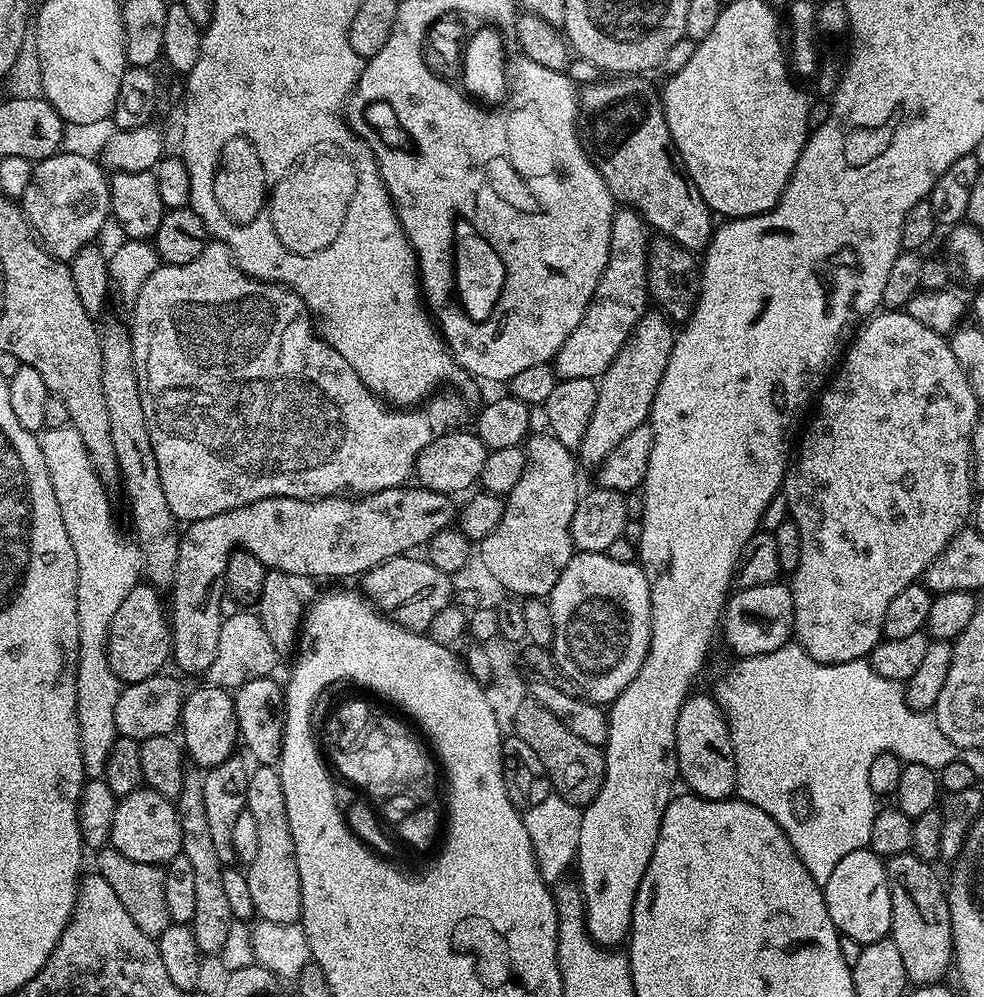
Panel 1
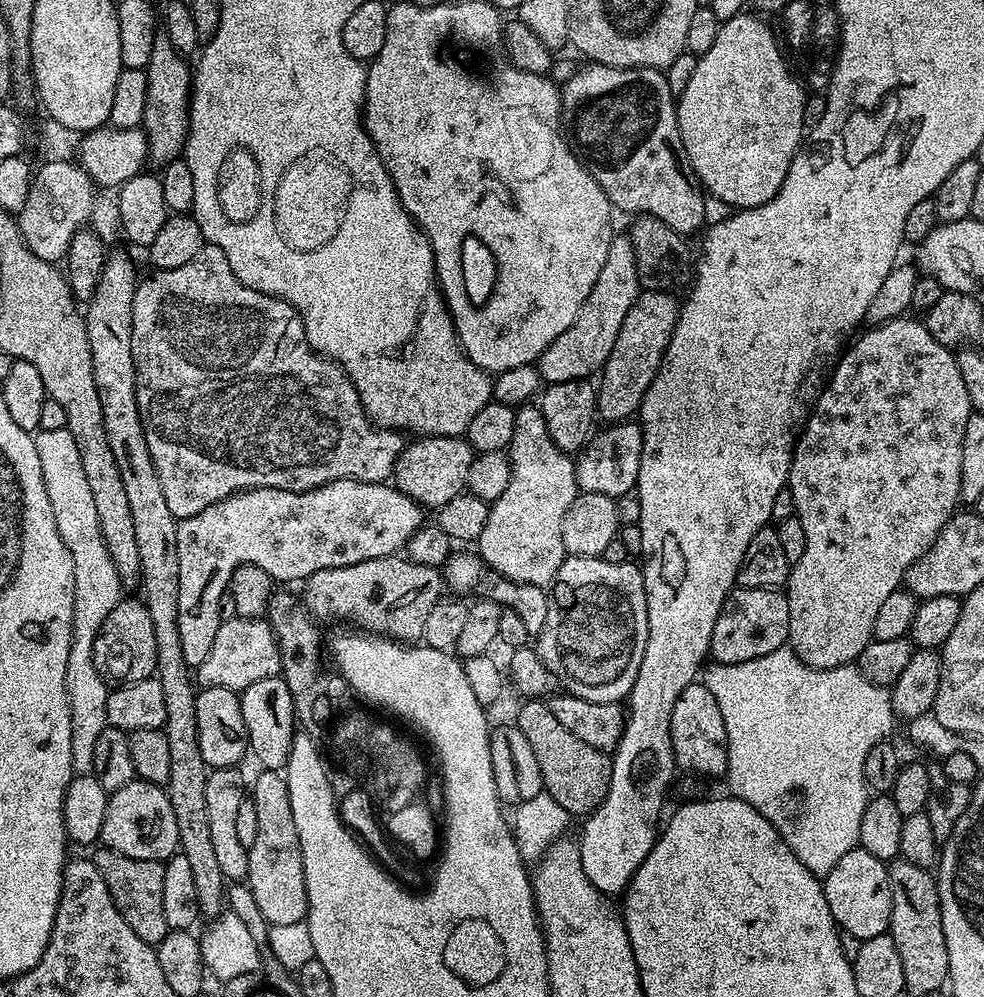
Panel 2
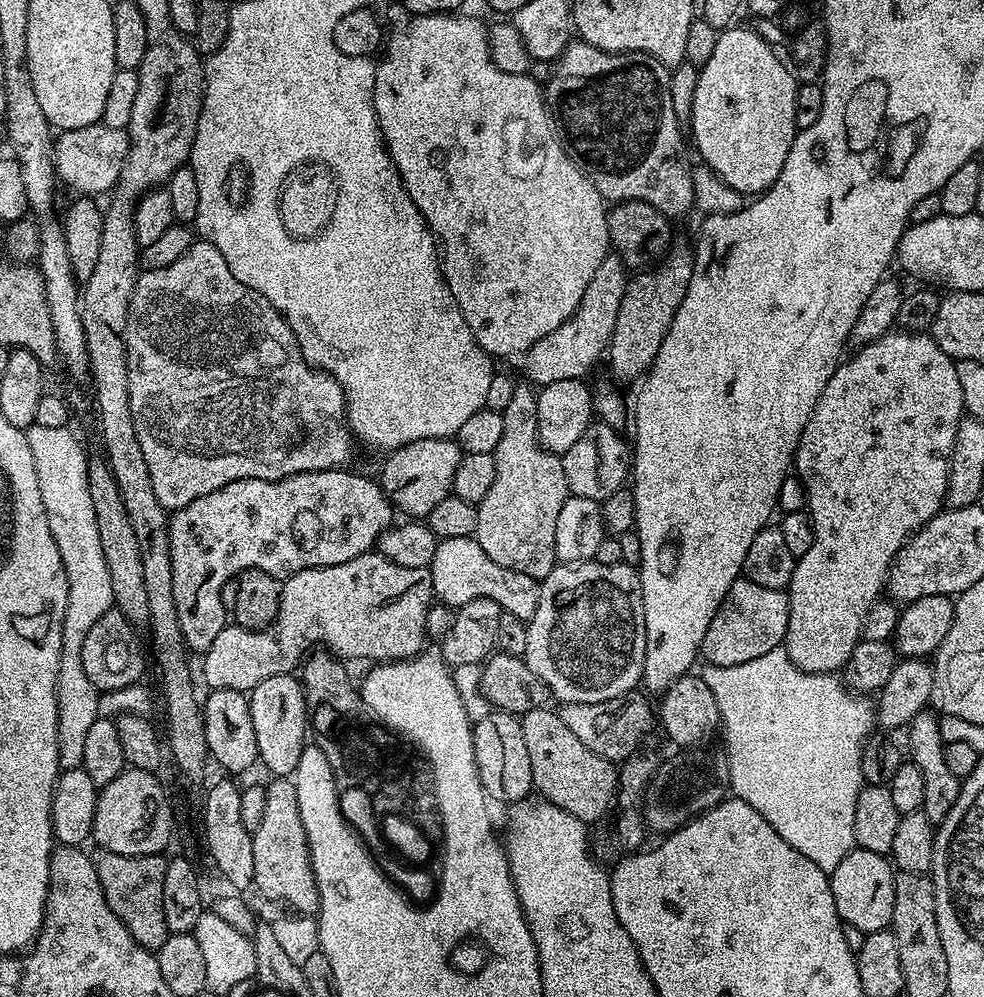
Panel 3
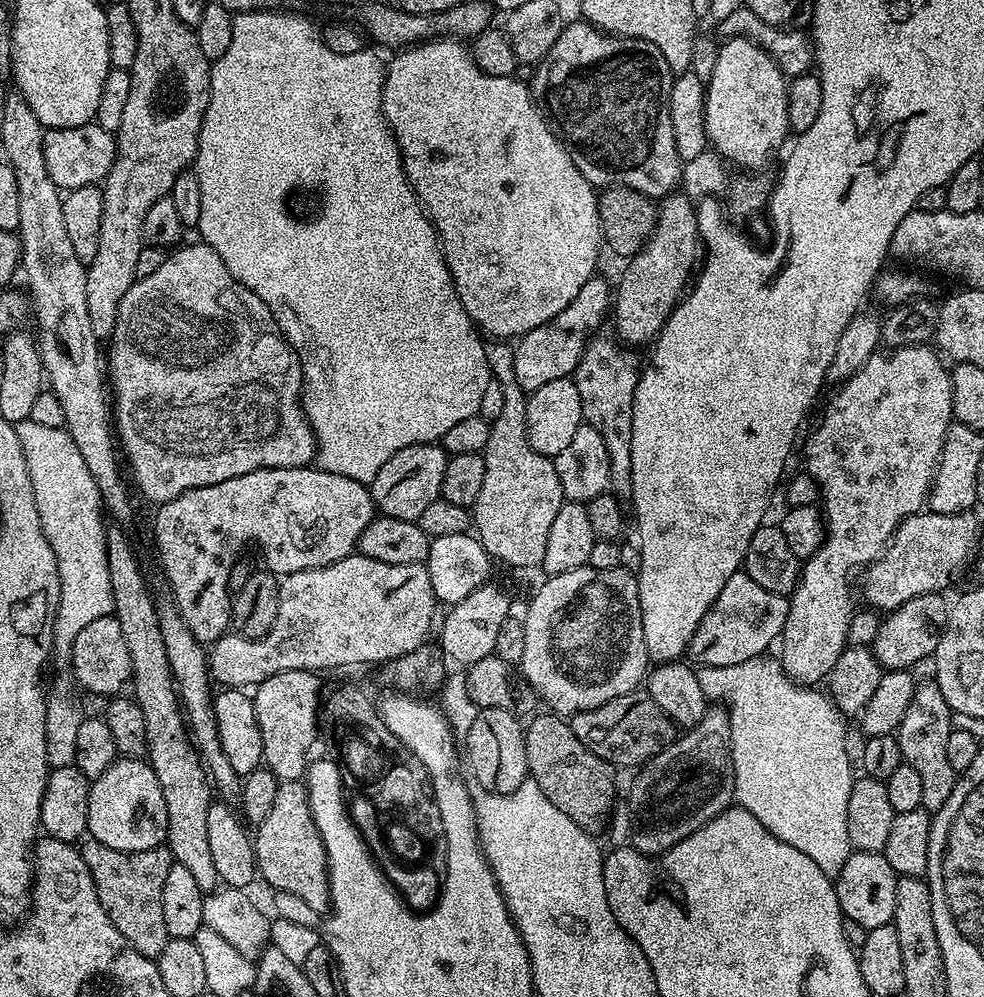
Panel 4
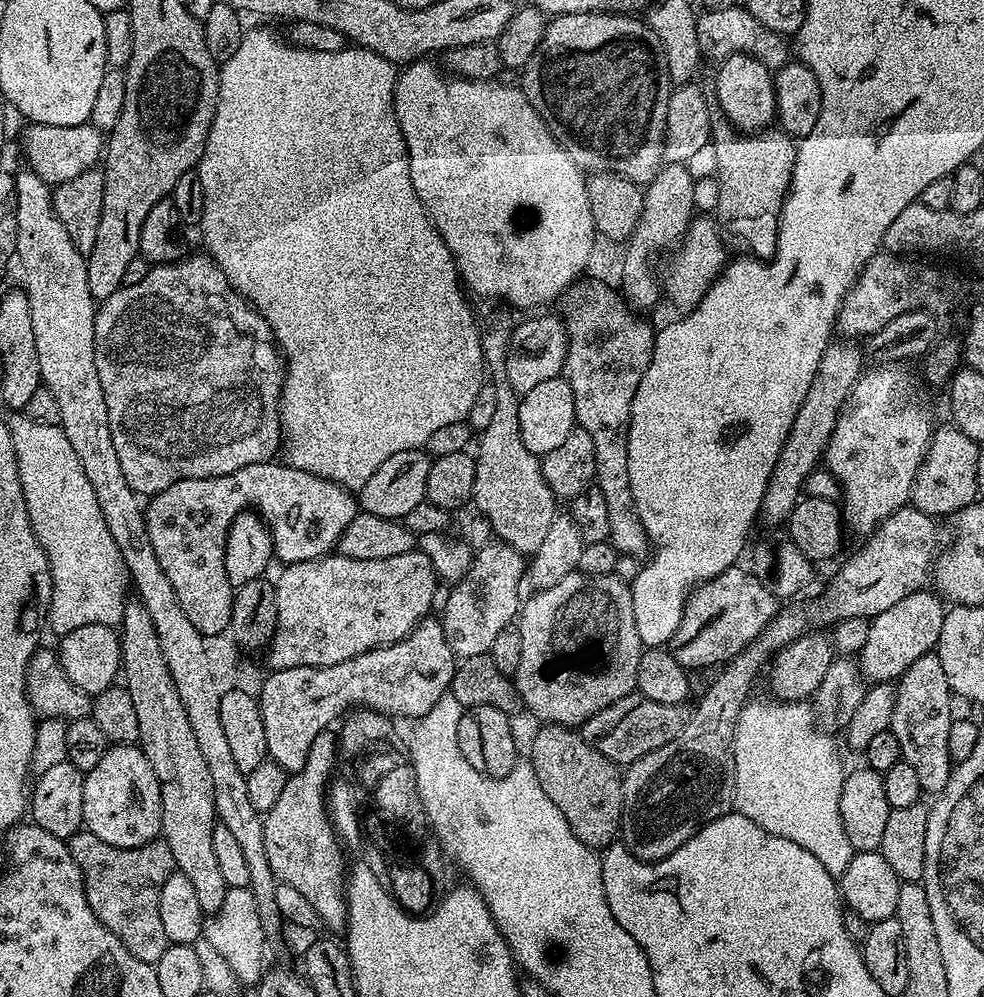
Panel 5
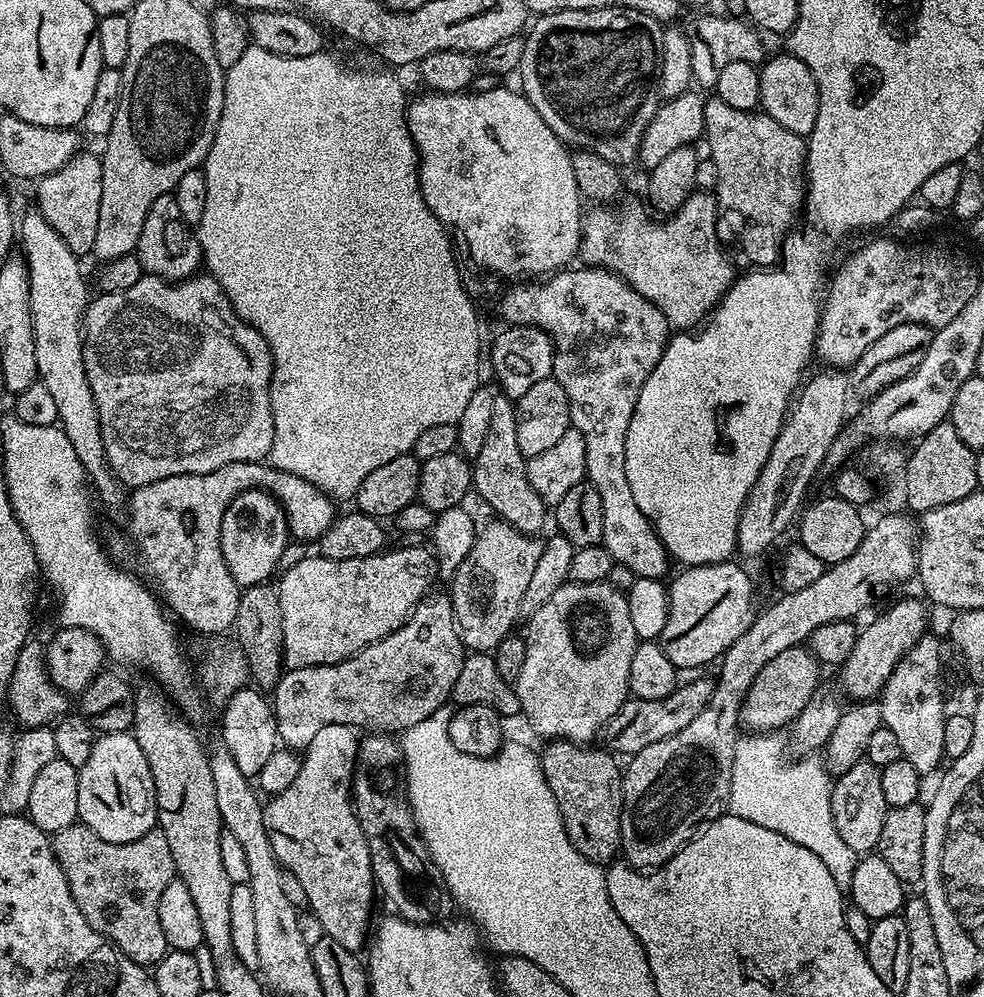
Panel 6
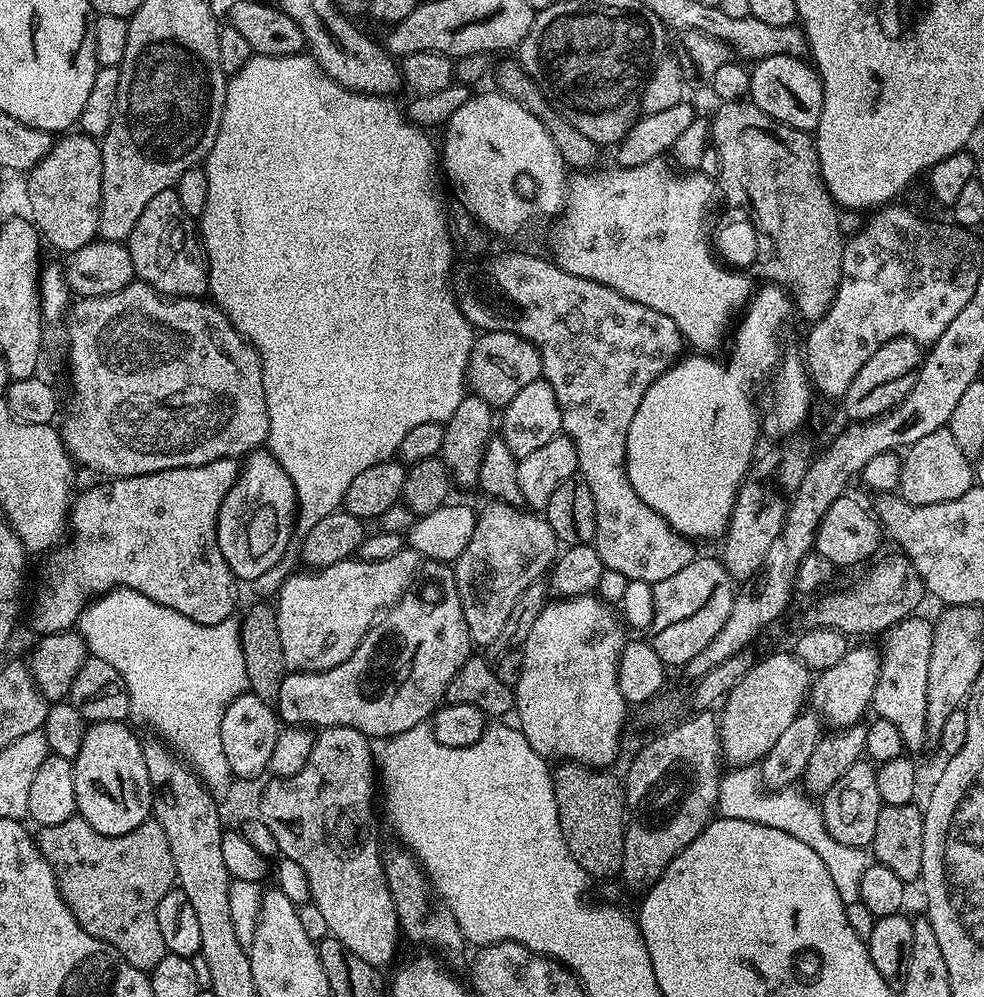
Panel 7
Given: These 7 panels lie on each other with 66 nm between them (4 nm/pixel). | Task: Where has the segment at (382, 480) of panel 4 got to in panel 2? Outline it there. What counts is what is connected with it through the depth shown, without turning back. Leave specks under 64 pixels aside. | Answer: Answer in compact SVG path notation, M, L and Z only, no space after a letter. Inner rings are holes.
M420 436L405 443L394 473L394 487L430 510L439 510L468 487L474 449L464 436Z

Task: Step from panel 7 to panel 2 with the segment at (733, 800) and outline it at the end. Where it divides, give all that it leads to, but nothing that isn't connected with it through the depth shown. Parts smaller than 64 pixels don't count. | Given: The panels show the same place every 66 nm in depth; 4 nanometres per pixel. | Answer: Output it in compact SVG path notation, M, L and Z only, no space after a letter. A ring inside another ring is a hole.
M785 646L778 650L770 650L770 654L762 654L762 658L750 658L750 662L741 664L709 663L702 672L702 683L714 694L718 702L718 710L722 710L722 722L726 722L726 738L728 739L728 780L727 791L737 800L746 802L762 814L778 830L778 834L794 850L794 854L812 873L821 878L828 875L838 861L850 850L854 850L860 843L859 830L862 827L863 812L868 806L870 789L864 777L866 766L866 754L876 744L881 743L892 732L892 723L897 723L898 717L892 708L892 693L885 685L876 684L873 680L867 680L859 667L852 664L843 664L840 668L811 668L792 653L791 647Z

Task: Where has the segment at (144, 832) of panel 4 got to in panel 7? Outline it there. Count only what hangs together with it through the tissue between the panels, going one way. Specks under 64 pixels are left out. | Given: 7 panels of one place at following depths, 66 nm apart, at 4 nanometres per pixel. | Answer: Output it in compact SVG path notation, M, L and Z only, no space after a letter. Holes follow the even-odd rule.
M119 720L89 723L82 750L72 765L76 811L98 834L130 834L152 816L152 787L150 774L146 774L144 746L141 737L136 737L128 726Z

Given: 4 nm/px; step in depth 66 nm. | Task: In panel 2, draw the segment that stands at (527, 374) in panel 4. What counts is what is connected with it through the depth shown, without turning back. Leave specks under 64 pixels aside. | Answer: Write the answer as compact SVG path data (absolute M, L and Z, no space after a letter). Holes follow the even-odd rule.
M627 234L613 235L600 261L598 282L594 282L594 290L590 290L590 298L586 298L574 326L558 334L558 338L554 338L554 342L550 342L540 355L541 381L549 385L595 377L610 358L618 330L622 330L622 322L626 322L626 314L630 314L630 306L634 306L641 291L634 246Z

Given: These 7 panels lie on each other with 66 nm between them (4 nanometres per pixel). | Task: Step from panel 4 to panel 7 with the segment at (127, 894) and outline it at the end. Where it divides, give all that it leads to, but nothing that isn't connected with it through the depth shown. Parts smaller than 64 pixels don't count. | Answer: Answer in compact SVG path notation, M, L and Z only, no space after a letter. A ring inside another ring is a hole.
M74 815L66 822L58 822L58 826L40 828L38 843L50 870L54 870L66 906L86 934L114 946L114 950L118 950L118 954L122 954L130 966L146 973L151 973L152 968L169 955L166 942L162 942L162 929L158 926L158 902L162 902L162 898L166 898L176 884L176 871L174 858L170 854L170 842L166 842L166 830L162 830L156 819L144 820L142 826L130 830L130 834L107 836L98 834L90 822Z

